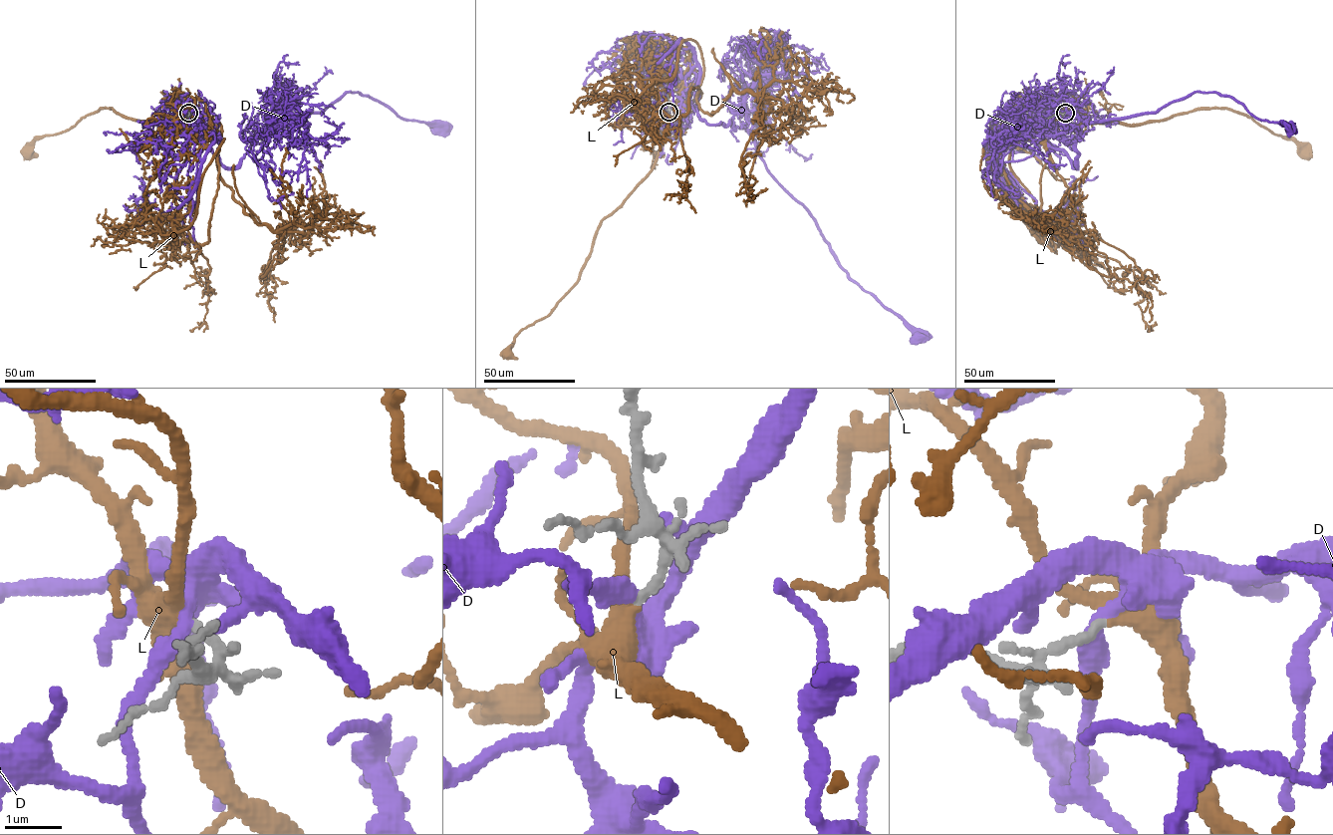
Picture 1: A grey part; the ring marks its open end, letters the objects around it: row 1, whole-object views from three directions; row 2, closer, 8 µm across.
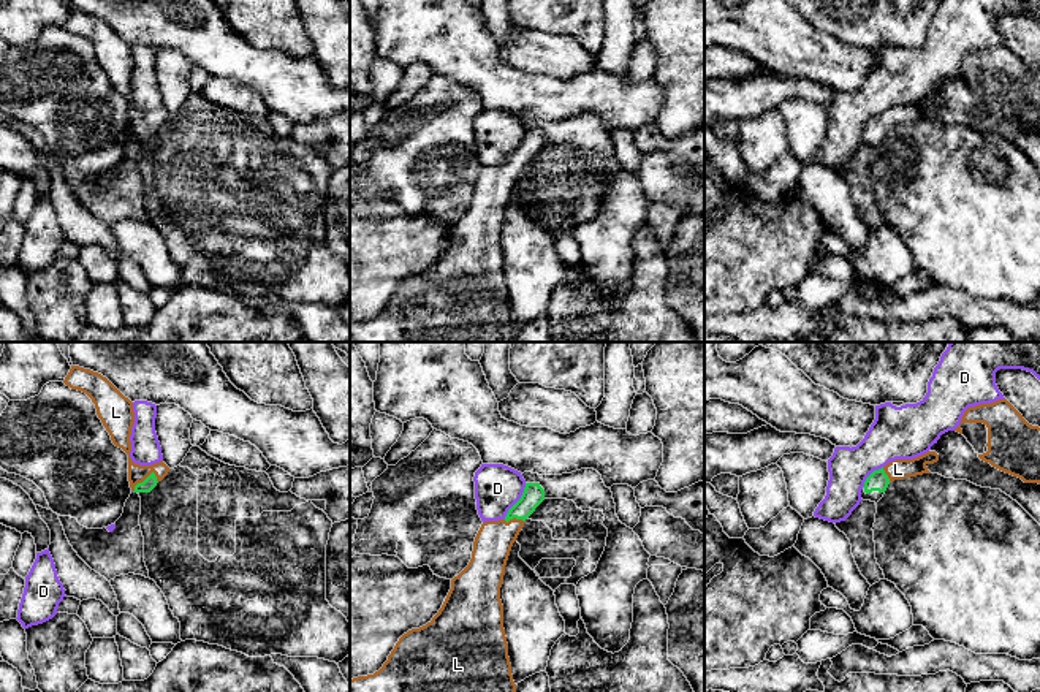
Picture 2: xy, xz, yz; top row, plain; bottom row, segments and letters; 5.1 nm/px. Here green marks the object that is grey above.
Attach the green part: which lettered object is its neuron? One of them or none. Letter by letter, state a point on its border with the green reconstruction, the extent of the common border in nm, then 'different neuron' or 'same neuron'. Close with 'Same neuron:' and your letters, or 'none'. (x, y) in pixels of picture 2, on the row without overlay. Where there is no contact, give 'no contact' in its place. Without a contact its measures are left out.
D: xz (518, 146) | 220 nm | different neuron
L: xy (144, 125) | 150 nm | same neuron
Same neuron: L

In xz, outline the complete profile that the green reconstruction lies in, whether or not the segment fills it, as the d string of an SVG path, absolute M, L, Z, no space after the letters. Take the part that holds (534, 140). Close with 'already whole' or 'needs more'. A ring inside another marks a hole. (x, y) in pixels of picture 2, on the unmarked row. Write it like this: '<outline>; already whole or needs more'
M526 128L521 144L499 166L481 169L469 211L451 225L451 234L431 268L404 279L388 301L383 312L374 320L350 325L350 342L514 342L516 329L511 320L508 288L503 274L503 250L500 233L505 211L526 165L545 146L540 128Z; needs more

